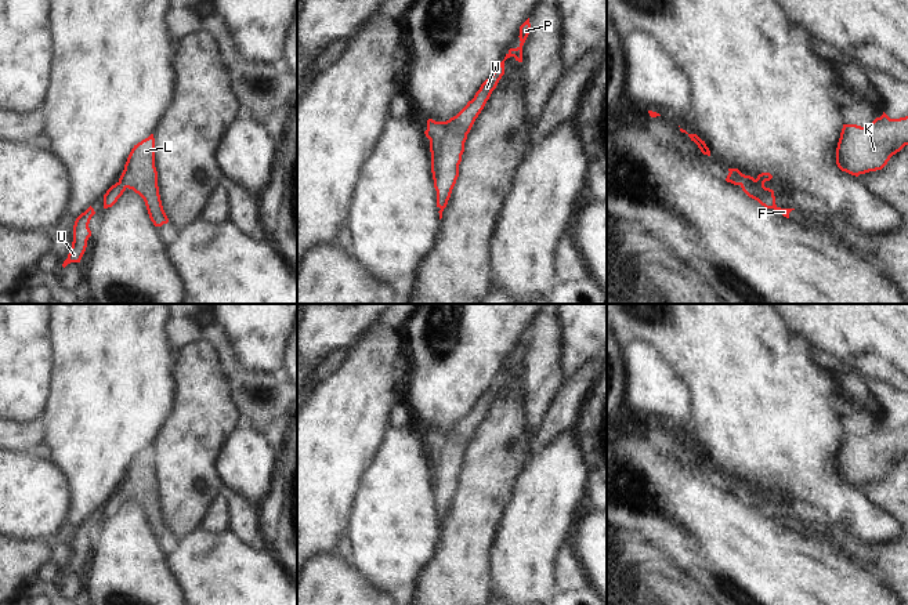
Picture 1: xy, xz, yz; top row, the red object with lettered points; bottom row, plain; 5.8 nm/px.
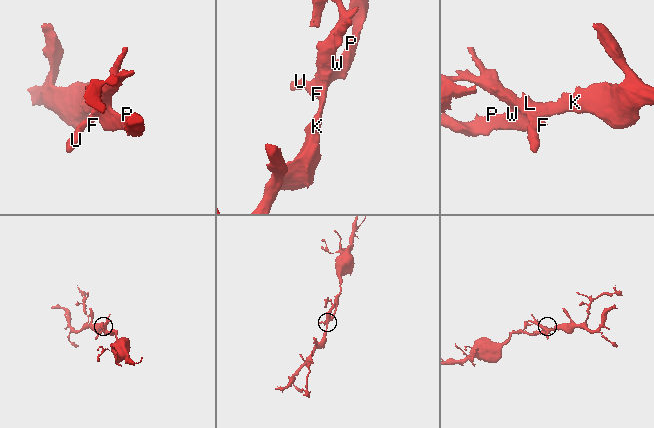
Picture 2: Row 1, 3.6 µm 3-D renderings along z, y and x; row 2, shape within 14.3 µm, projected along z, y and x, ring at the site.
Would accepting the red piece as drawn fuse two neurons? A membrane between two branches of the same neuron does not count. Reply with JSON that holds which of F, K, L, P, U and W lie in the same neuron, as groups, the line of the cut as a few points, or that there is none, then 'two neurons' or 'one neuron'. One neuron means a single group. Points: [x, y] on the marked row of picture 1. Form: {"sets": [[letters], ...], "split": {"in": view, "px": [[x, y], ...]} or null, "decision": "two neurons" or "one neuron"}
{"sets": [["F", "K", "L", "P", "U", "W"]], "split": null, "decision": "one neuron"}

